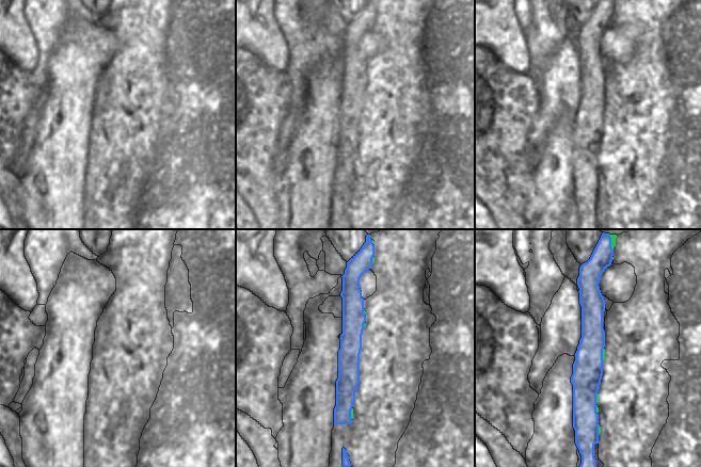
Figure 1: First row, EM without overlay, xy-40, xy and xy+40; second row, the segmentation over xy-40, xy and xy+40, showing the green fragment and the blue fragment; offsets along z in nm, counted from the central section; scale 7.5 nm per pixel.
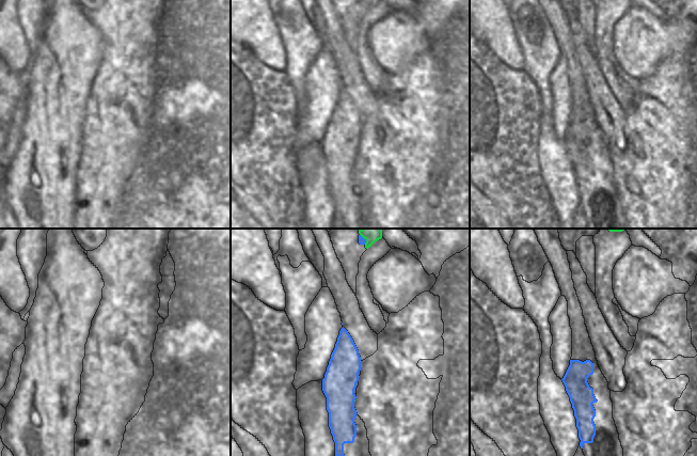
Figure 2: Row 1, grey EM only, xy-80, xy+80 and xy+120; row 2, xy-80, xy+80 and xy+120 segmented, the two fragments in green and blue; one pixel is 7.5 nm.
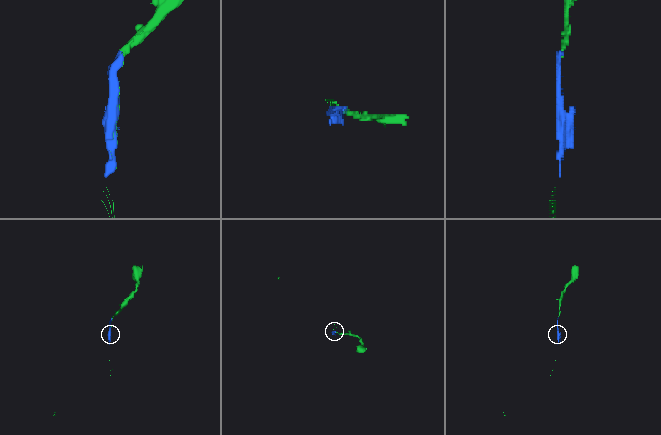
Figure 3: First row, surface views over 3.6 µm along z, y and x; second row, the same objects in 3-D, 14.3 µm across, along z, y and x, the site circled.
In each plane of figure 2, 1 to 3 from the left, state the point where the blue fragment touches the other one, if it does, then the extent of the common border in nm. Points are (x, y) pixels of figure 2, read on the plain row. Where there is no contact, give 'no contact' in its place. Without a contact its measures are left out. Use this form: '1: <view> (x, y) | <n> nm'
1: no contact
2: xy+80 (366, 2) | 40 nm
3: no contact

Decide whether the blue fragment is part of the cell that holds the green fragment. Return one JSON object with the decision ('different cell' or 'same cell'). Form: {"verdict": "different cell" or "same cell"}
{"verdict": "same cell"}

